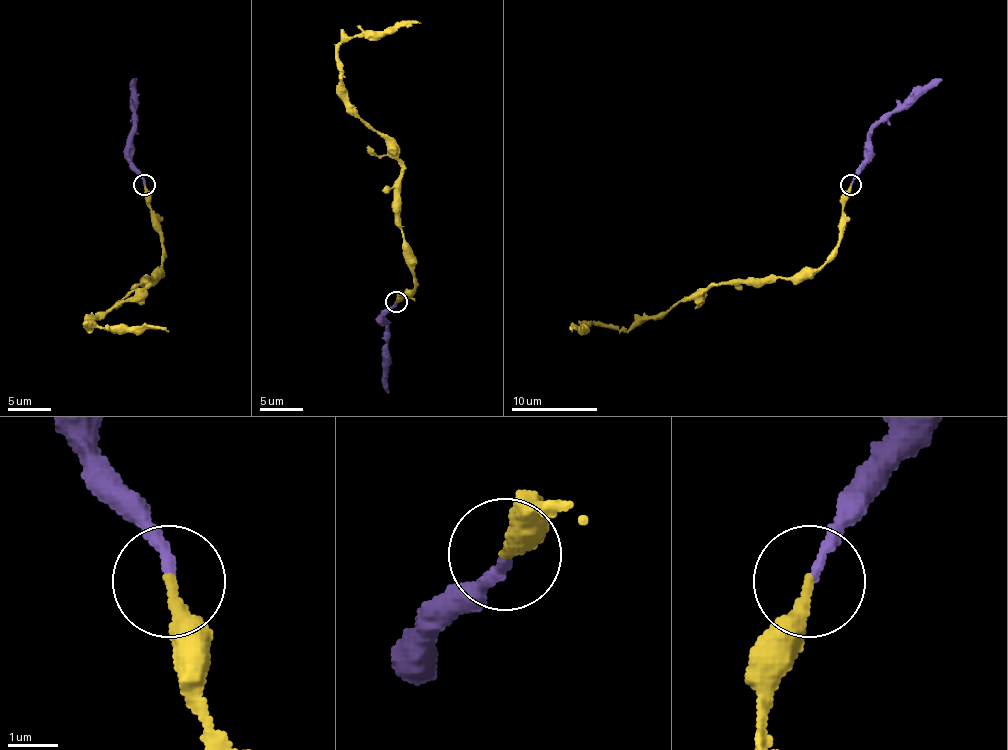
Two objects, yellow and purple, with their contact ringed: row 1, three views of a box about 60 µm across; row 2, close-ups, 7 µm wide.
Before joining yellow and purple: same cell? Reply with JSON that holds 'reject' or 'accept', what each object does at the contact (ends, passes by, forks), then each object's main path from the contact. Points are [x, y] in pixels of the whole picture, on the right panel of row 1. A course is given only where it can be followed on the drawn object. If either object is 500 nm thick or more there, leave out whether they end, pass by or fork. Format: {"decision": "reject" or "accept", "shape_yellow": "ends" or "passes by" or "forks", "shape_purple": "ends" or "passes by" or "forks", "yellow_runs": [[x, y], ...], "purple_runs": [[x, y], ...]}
{"decision": "accept", "shape_yellow": "ends", "shape_purple": "ends", "yellow_runs": [[850, 185], [839, 245], [816, 269], [800, 269], [790, 278], [710, 284], [627, 330], [591, 325], [571, 332]], "purple_runs": [[852, 185], [857, 170], [867, 159], [867, 135], [941, 79]]}

